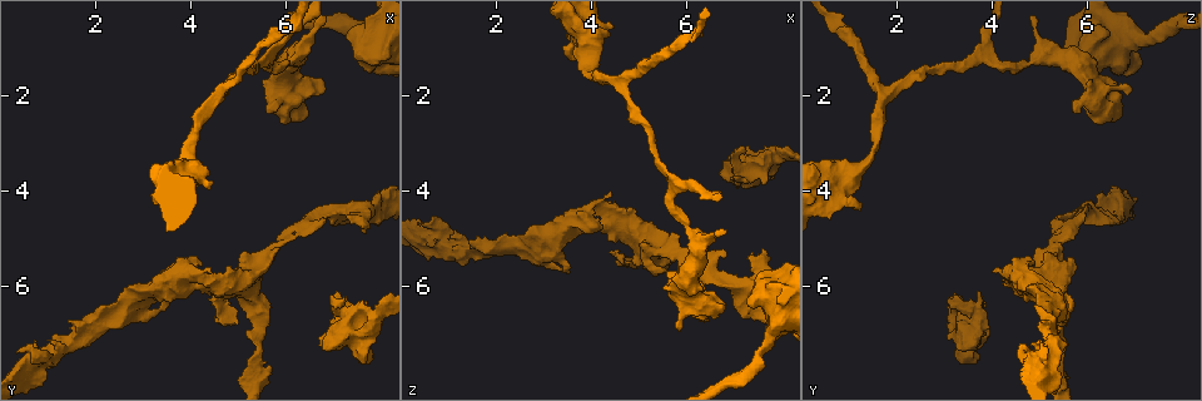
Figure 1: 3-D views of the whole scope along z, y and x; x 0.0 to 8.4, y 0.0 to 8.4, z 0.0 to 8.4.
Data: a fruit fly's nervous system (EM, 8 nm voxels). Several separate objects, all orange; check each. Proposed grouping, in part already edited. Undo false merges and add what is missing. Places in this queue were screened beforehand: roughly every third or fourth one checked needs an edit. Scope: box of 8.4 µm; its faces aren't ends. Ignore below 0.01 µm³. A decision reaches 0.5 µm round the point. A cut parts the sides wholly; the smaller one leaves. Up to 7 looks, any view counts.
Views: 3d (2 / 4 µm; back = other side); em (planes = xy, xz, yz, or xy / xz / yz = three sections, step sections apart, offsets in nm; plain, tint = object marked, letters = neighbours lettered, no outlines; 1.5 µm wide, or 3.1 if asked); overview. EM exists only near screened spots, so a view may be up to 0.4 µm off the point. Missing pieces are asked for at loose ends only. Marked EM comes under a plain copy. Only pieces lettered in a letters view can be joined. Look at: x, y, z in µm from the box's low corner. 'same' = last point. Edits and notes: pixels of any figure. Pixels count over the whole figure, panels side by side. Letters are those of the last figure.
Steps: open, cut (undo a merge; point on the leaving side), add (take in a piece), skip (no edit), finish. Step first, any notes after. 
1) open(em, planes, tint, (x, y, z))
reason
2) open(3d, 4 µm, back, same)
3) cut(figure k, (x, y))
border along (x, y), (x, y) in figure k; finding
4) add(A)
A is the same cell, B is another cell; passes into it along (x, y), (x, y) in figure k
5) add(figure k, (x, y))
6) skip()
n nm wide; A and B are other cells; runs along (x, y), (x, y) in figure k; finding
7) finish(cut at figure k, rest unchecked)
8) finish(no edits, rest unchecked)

open(em, xy, step 4, tint, (4.05, 3.20, 1.55))
thin neck

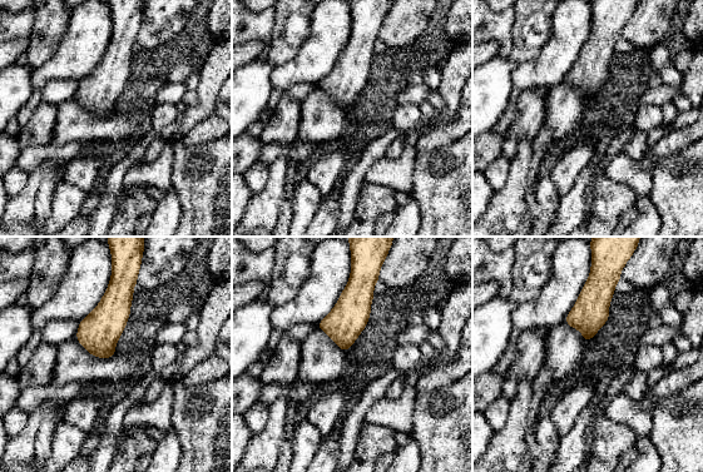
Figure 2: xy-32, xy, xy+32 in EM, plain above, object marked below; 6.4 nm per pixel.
open(em, yz, step 4, letters, same)
cut it another way

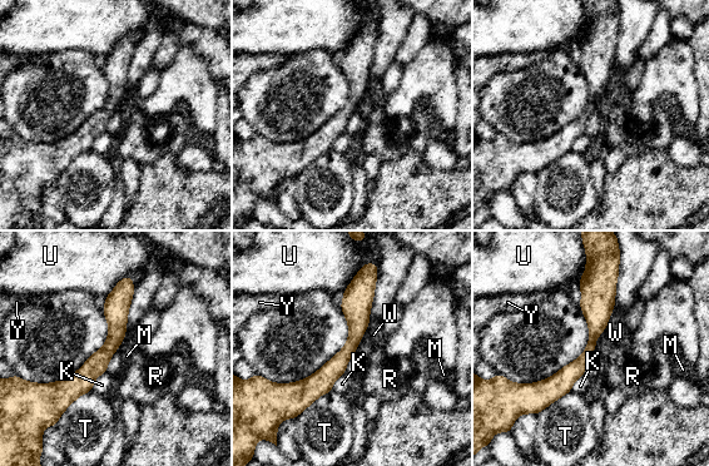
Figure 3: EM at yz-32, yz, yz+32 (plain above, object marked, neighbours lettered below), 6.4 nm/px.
skip()
W touches over 280 nm; K, M, R, T, U, W and Y are other cells; runs along (366, 277), (352, 345), (302, 406) in figure 3; continuous, no second cell

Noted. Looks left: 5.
open(em, xy, step 8, tint, (6.20, 4.70, 5.65))
arms part here

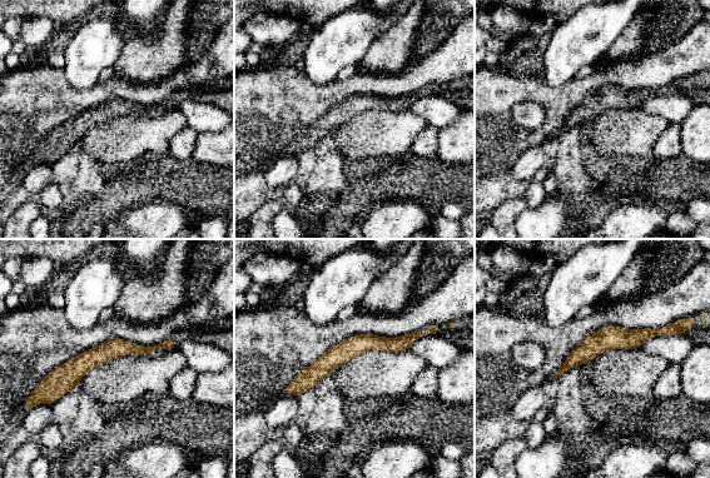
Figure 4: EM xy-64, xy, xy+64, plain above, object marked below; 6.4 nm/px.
open(em, planes, letters, same)
cut it another way

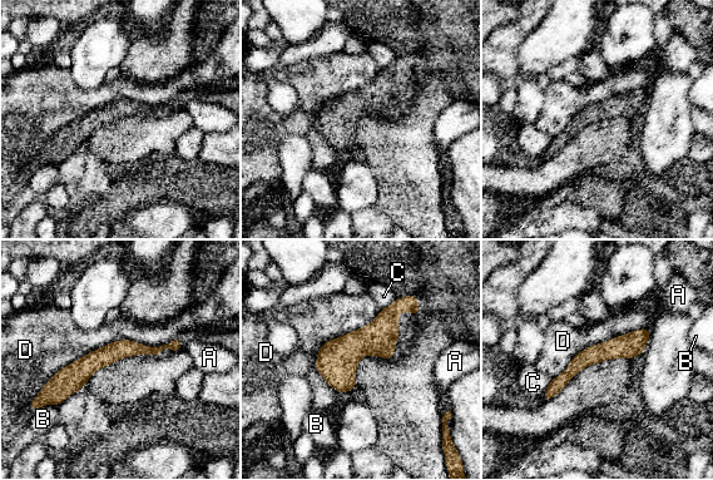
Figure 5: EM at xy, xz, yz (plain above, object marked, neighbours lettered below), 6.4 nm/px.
skip()
A, B, C and D are other cells; border along (381, 310), (320, 349), (336, 391) in figure 5; continuous, no second cell

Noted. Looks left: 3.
open(3d, 2 µm, (0.85, 7.50, 5.10))
arms run side by side

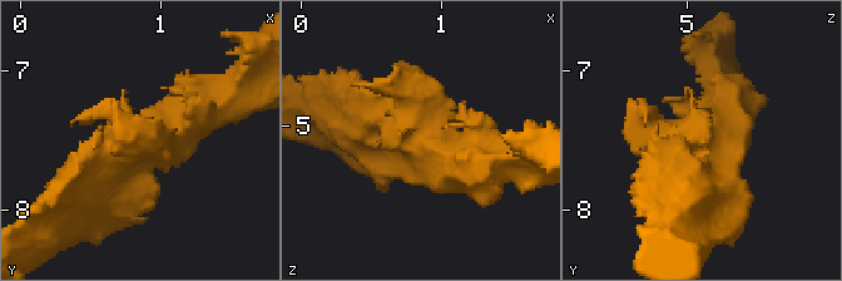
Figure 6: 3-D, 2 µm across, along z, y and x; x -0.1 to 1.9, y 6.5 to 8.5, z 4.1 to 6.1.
open(em, planes, letters, (0.88, 7.50, 5.12))

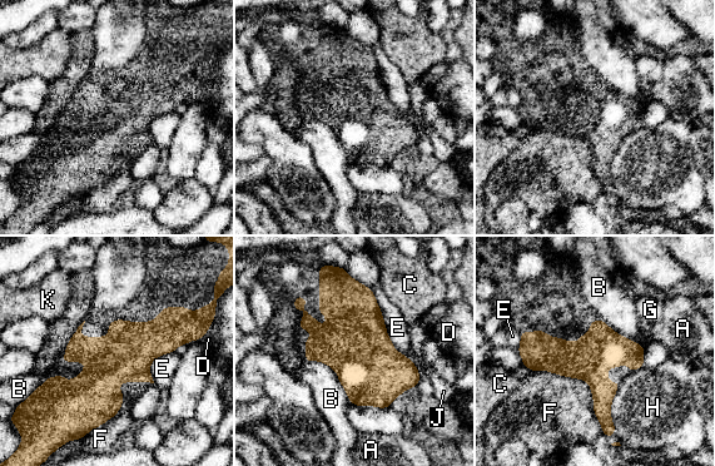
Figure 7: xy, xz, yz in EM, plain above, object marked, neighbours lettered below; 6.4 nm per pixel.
skip()
A, B, C, D, E, F, G, H, J and K are other cells; border along (304, 361), (327, 363), (352, 403) in figure 7; all the same cell

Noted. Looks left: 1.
finish(no edits, rest unchecked)

